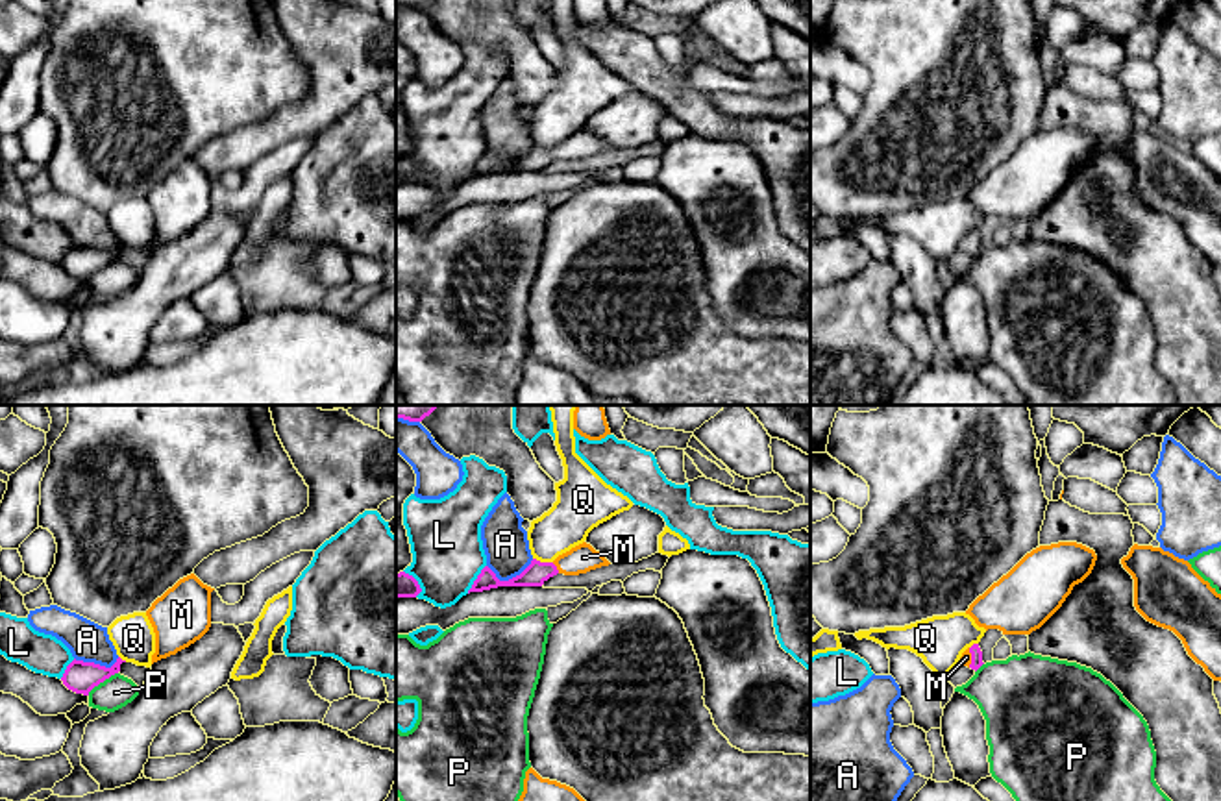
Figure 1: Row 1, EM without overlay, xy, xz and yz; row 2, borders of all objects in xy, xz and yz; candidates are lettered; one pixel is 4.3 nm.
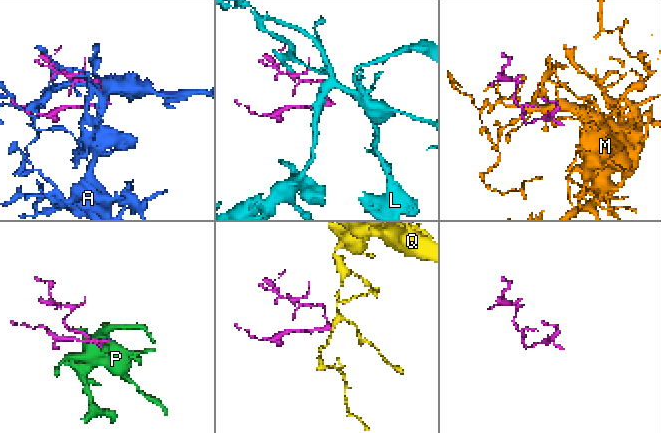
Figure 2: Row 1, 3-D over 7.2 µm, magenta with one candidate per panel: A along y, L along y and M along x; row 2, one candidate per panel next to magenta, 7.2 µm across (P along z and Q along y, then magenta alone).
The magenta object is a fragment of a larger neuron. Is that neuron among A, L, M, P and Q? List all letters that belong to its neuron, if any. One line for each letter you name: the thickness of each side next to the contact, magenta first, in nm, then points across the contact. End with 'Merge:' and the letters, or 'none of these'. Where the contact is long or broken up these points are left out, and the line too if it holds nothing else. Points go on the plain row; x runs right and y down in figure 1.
M: calibres 100 and 120 nm; way xz (535, 160), (555, 154), (583, 143)
Merge: M

